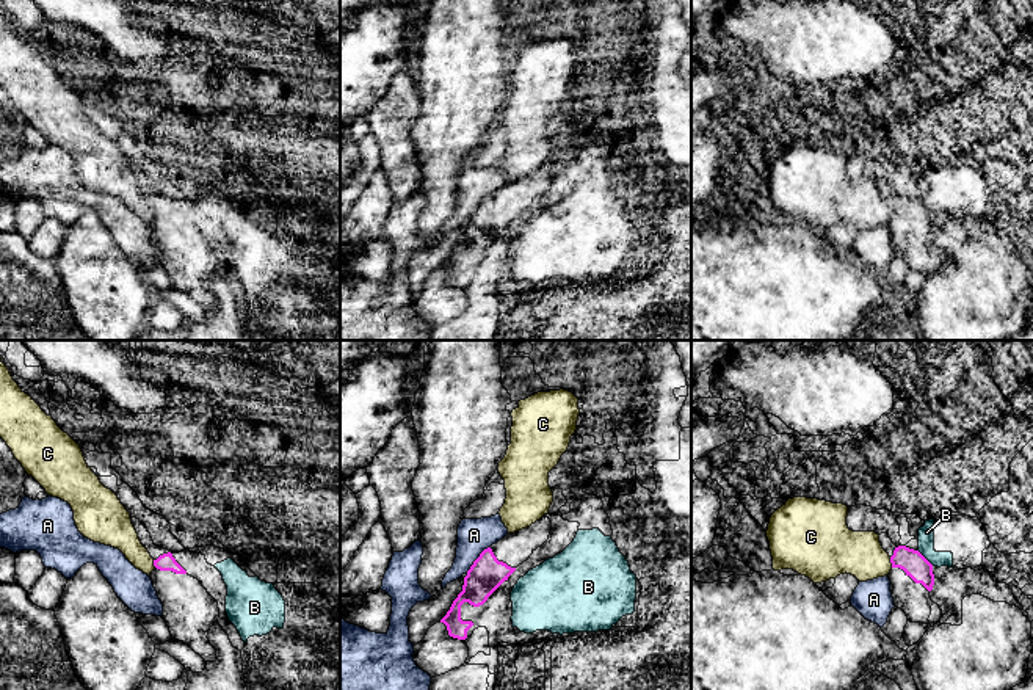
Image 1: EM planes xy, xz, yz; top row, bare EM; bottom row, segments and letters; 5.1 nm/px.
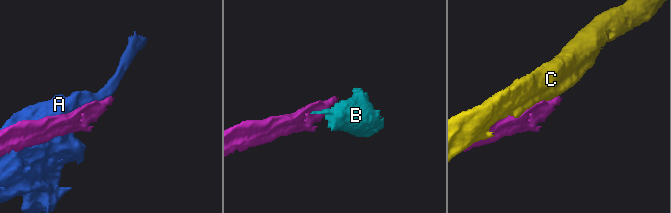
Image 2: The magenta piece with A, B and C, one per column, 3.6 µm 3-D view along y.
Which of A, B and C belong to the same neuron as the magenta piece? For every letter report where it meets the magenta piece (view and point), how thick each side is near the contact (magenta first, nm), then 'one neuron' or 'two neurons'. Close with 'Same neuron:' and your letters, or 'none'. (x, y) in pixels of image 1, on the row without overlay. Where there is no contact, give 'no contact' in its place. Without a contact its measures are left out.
A: xz (477, 207) | 180/180 nm | two neurons
B: yz (924, 206) | 120/80 nm | two neurons
C: yz (891, 210) | 120/220 nm | two neurons
Same neuron: none

